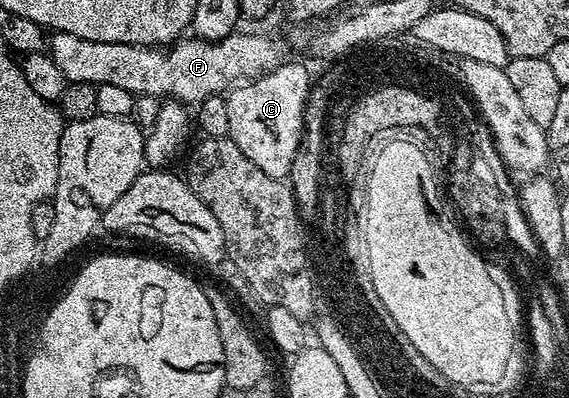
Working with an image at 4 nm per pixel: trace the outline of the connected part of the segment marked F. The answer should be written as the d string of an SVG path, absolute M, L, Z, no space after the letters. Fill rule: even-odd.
M243 30L236 31L234 34L226 36L224 40L200 40L198 38L180 38L170 46L148 46L146 44L122 44L121 42L89 42L85 38L77 38L77 34L65 34L64 32L52 31L49 36L49 55L53 58L53 62L57 62L61 74L65 74L65 78L72 84L93 84L105 86L121 86L125 90L129 90L136 97L142 96L163 96L159 98L170 98L179 101L184 106L198 105L199 101L209 98L210 96L220 95L221 90L230 89L232 86L238 85L240 82L254 80L257 76L263 76L267 72L271 72L274 68L278 68L281 63L279 57L279 48L273 41L265 36L246 36Z

